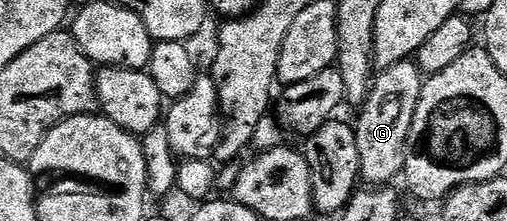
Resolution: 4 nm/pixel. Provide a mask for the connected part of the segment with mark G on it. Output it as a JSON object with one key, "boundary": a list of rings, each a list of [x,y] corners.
{"boundary":[[[412,60],[394,64],[375,75],[368,99],[359,111],[360,119],[354,122],[360,157],[360,176],[365,183],[380,188],[391,183],[388,182],[391,178],[401,177],[410,124],[414,124],[414,112],[418,108],[424,83],[420,69]]]}

